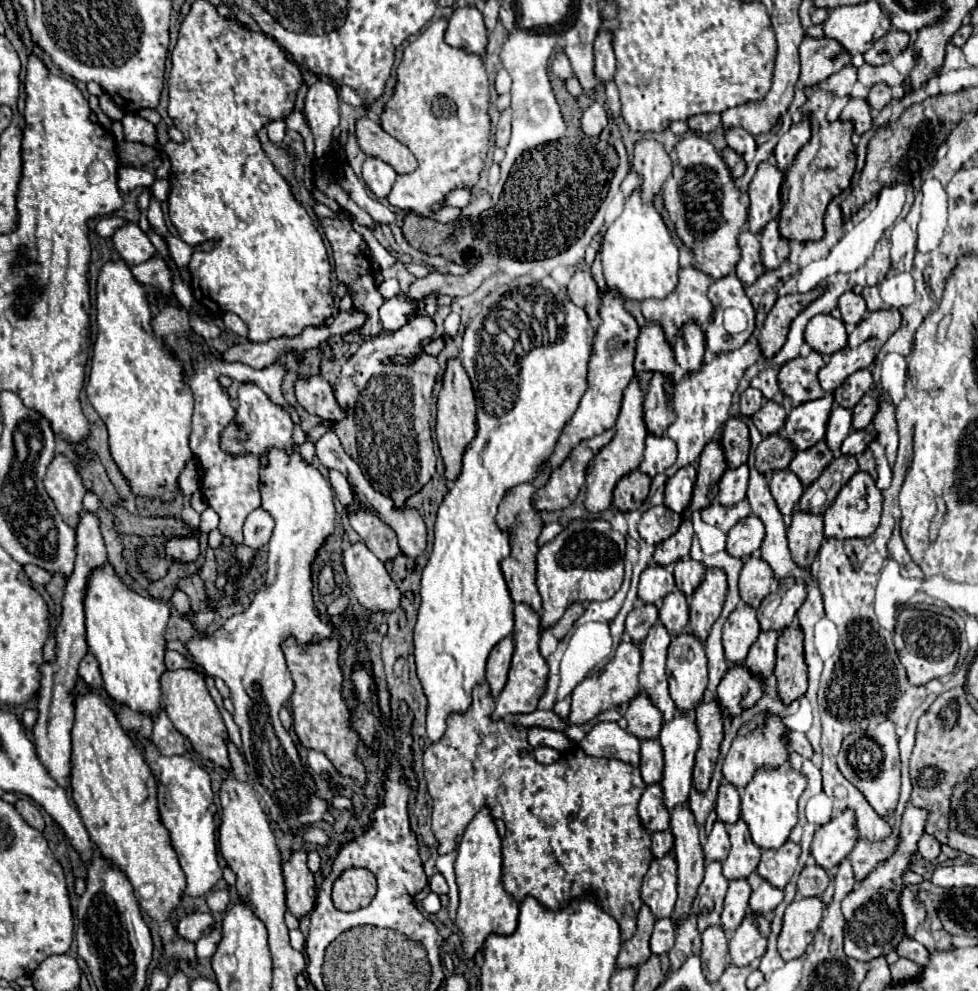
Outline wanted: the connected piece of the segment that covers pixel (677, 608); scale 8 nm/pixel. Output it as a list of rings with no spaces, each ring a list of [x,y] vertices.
[[[677,590],[663,598],[663,604],[659,608],[659,622],[665,624],[671,636],[679,636],[687,630],[689,606],[687,606],[687,598],[683,592]]]

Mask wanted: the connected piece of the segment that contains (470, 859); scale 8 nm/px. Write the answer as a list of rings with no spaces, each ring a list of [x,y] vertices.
[[[483,806],[475,818],[469,822],[461,844],[457,848],[457,860],[455,860],[455,874],[457,874],[457,886],[459,886],[459,910],[455,924],[461,930],[461,940],[465,948],[465,956],[473,958],[475,952],[483,946],[485,938],[489,934],[513,934],[517,928],[517,916],[519,916],[519,902],[503,888],[501,882],[501,838],[497,834],[495,820],[491,816],[491,808]]]

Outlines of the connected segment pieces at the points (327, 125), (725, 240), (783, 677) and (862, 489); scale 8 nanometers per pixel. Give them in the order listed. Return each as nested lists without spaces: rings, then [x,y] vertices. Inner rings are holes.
[[[317,80],[305,96],[303,110],[315,138],[315,156],[323,158],[331,152],[331,134],[339,124],[339,96],[333,84]]]
[[[689,134],[675,146],[673,174],[665,182],[665,208],[679,238],[693,250],[699,268],[713,278],[727,276],[739,262],[737,236],[747,222],[747,206],[743,206],[741,196],[729,166],[709,140]]]
[[[789,626],[779,632],[777,648],[777,692],[783,702],[791,702],[807,690],[807,664],[803,654],[803,630]]]
[[[857,472],[837,494],[835,502],[825,510],[823,518],[825,518],[825,536],[827,538],[867,538],[871,536],[877,526],[879,526],[879,518],[881,518],[881,506],[883,506],[883,494],[881,490],[877,490],[873,478],[867,472]],[[863,504],[867,504],[863,510]]]

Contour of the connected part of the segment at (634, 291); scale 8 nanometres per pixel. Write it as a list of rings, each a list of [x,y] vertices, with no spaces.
[[[641,188],[625,200],[623,214],[607,228],[603,238],[603,272],[611,288],[619,288],[627,300],[663,298],[675,290],[679,272],[679,252],[671,240],[663,216],[655,210],[653,202],[643,202]]]

